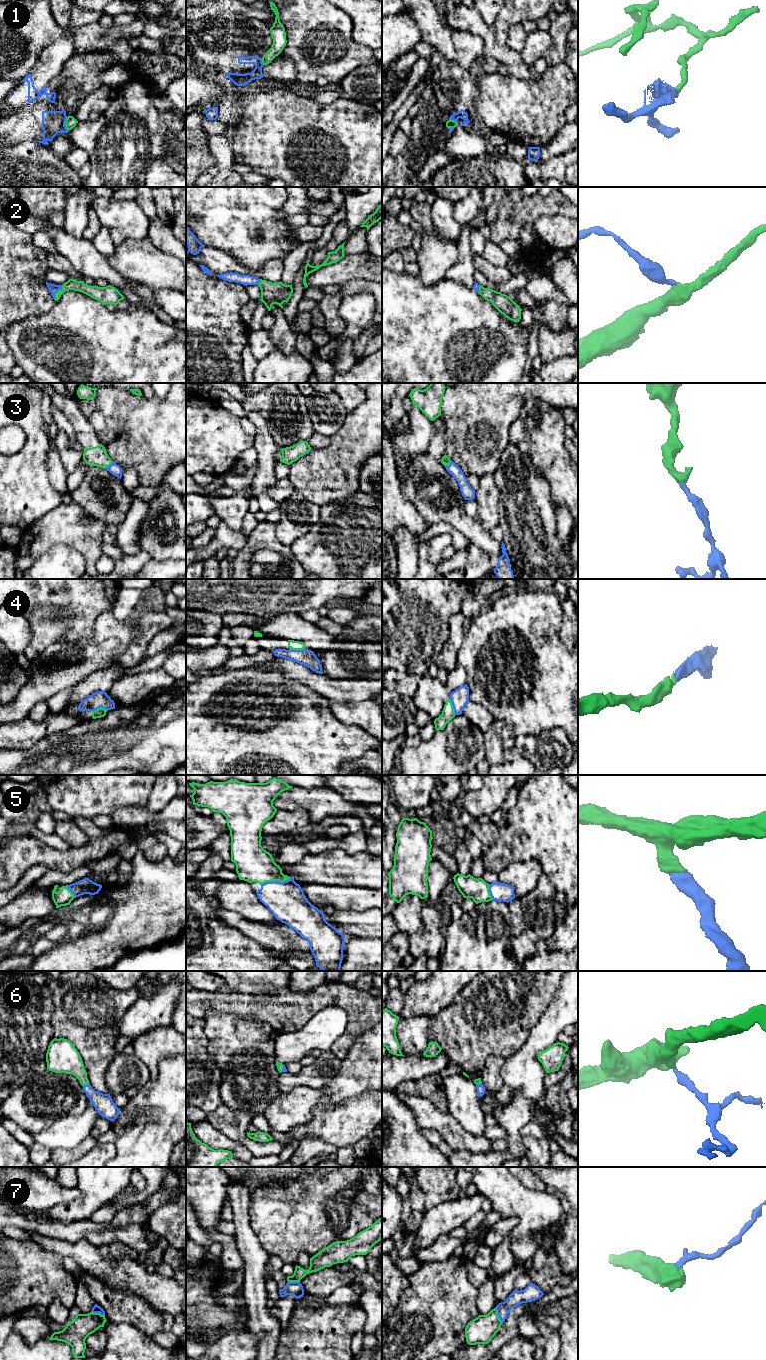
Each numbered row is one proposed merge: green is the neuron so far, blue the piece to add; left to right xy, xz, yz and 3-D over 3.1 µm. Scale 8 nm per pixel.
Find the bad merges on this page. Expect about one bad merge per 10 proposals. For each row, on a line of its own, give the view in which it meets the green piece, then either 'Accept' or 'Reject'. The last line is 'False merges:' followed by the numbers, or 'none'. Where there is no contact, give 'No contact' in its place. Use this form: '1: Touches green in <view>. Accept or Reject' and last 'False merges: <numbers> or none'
1: Touches green in xy. Reject
2: Touches green in xy. Accept
3: Touches green in xy. Accept
4: Touches green in xy. Accept
5: Touches green in xz. Accept
6: Touches green in xy. Accept
7: Touches green in yz. Reject
False merges: 1, 7

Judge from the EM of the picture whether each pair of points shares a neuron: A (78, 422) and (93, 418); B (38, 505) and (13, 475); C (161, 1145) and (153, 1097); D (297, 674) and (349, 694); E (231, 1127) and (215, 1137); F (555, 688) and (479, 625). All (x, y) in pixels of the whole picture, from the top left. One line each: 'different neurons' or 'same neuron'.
A: different neurons
B: same neuron
C: same neuron
D: same neuron
E: different neurons
F: same neuron

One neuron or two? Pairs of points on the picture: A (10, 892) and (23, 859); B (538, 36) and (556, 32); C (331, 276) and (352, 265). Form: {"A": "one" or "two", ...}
{"A": "two", "B": "two", "C": "one"}

